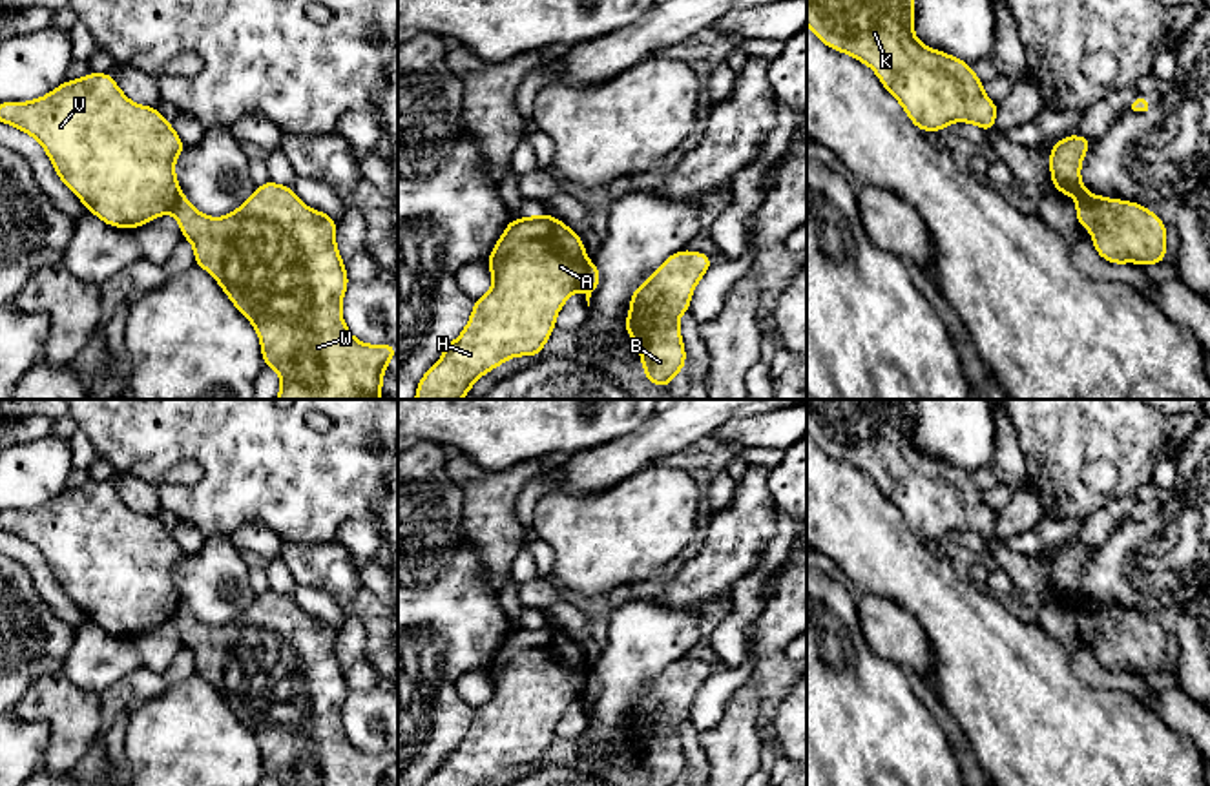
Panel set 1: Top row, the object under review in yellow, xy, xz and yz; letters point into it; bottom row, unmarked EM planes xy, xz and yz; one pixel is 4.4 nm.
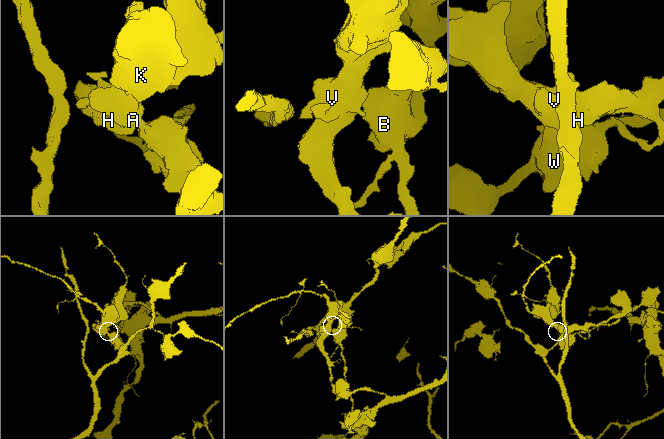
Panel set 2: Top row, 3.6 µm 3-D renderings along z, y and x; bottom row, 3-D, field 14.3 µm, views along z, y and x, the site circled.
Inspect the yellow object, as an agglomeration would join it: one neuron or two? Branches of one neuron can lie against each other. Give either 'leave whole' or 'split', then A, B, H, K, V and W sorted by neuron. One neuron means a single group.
split; A H K V / B W

